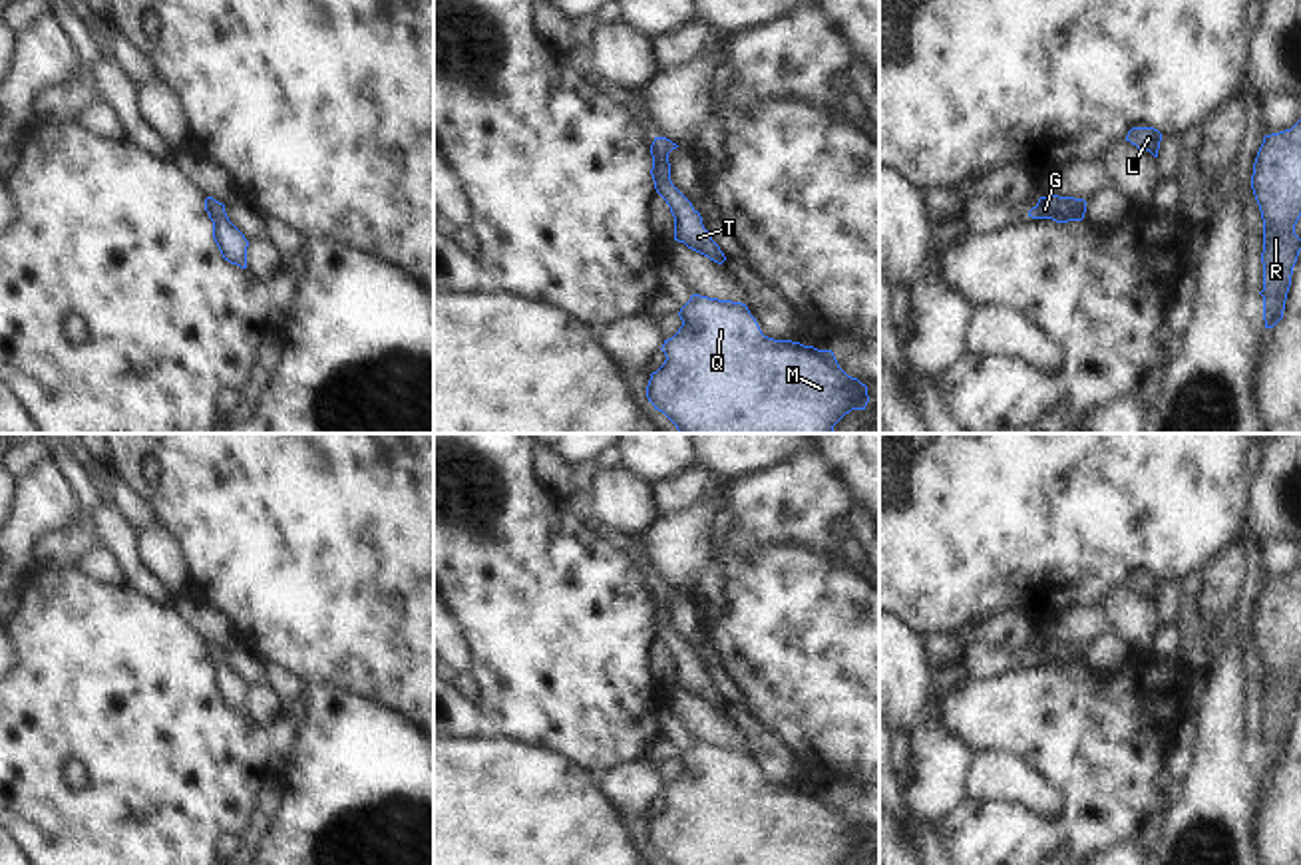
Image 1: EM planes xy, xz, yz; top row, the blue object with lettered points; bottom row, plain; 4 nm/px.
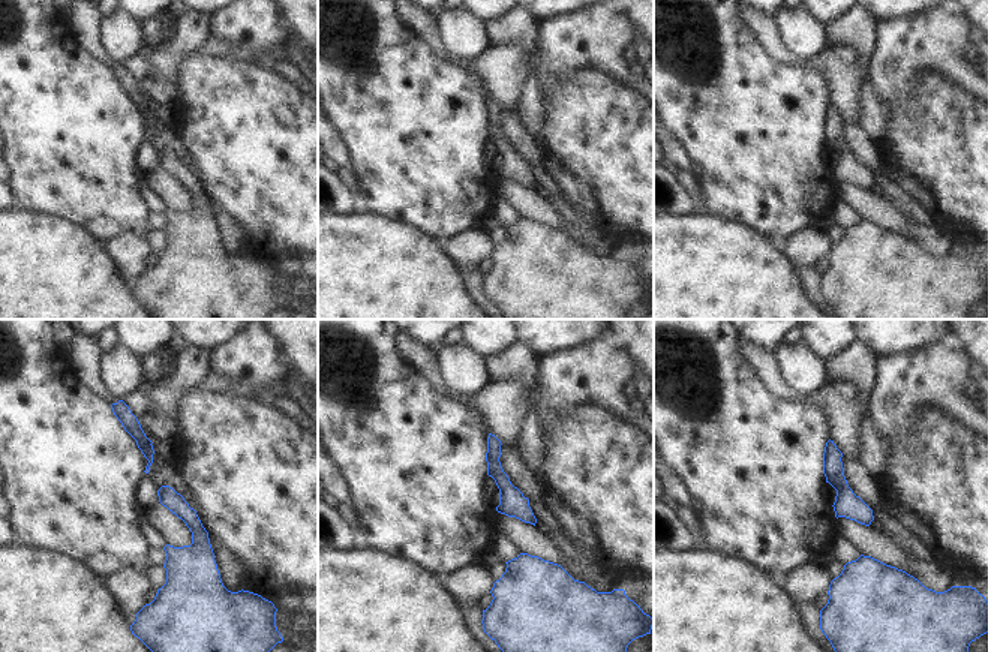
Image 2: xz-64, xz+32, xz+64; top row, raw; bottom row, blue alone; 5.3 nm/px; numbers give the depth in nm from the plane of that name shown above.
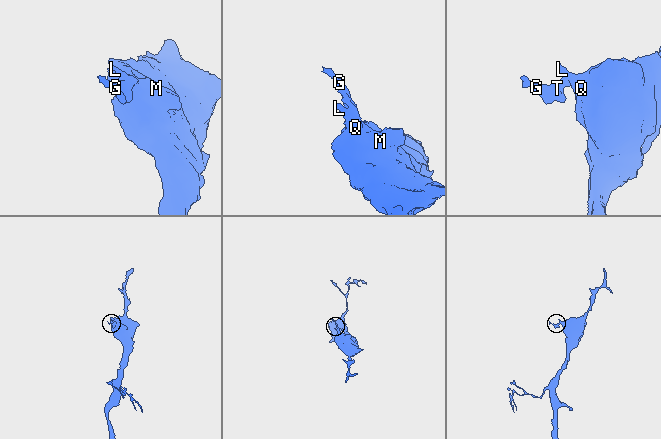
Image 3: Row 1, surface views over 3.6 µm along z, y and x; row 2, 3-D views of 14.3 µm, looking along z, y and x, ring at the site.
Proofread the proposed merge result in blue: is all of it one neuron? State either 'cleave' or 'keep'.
keep

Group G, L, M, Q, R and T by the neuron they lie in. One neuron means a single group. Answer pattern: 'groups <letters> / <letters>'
groups G L M Q R T

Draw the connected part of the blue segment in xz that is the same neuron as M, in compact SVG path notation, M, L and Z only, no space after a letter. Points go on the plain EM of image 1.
M692 740L678 758L682 772L664 785L664 809L650 819L647 843L668 865L841 865L851 855L865 855L867 831L847 821L832 795L818 795L792 785L762 779L748 752Z

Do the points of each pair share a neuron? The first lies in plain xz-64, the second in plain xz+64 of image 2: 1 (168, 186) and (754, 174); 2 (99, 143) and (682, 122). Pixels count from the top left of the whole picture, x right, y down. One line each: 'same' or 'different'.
1: different
2: same

